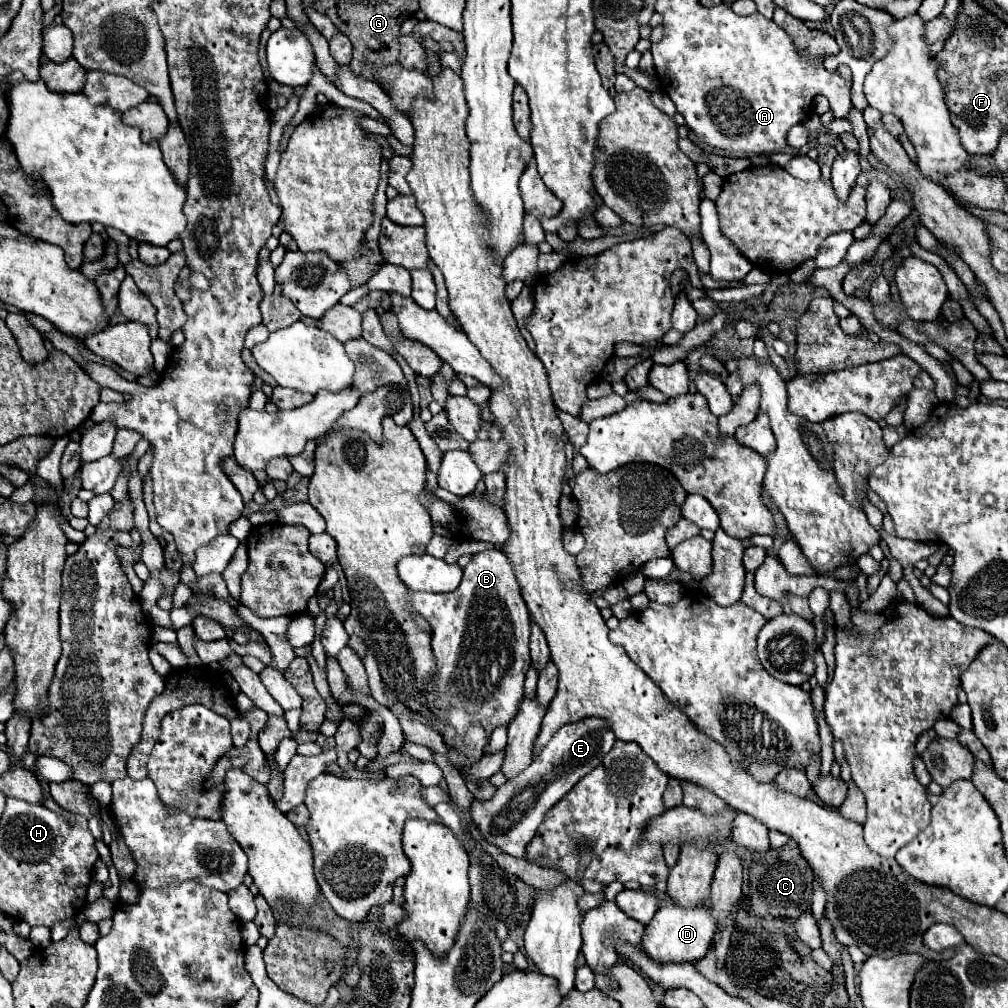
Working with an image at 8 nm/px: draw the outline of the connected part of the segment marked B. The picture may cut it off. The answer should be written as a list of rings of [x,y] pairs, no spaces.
[[[492,548],[480,554],[474,554],[470,564],[464,568],[462,584],[448,594],[428,594],[428,592],[410,592],[410,604],[432,628],[432,652],[436,660],[436,674],[426,688],[426,706],[434,712],[434,722],[426,716],[408,710],[400,700],[388,700],[392,712],[406,714],[410,720],[418,720],[424,726],[444,732],[450,724],[460,736],[468,730],[470,724],[478,722],[484,732],[492,734],[496,726],[508,726],[512,716],[516,716],[520,702],[524,698],[524,676],[530,668],[530,616],[528,608],[520,596],[520,586],[512,572],[508,558]]]

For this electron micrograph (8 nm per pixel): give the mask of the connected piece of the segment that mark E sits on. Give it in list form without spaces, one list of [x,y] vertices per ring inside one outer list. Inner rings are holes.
[[[584,718],[580,722],[572,722],[562,726],[552,740],[544,746],[538,760],[532,762],[524,772],[520,772],[514,780],[502,784],[490,800],[474,800],[472,802],[472,818],[482,834],[484,840],[496,844],[504,852],[516,858],[526,856],[526,844],[536,834],[538,824],[542,822],[544,814],[566,794],[570,788],[584,778],[590,770],[594,770],[604,754],[614,744],[614,732],[608,720],[600,718]]]

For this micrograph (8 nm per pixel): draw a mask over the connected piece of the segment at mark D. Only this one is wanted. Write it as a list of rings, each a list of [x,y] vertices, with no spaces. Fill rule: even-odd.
[[[670,902],[670,904],[662,904],[658,908],[654,920],[650,920],[650,924],[646,924],[644,940],[642,940],[640,948],[644,948],[644,952],[648,952],[648,956],[652,956],[652,960],[660,960],[660,964],[696,962],[706,956],[714,932],[716,932],[716,922],[714,922],[708,906],[686,910],[686,908],[678,908],[676,904]]]

